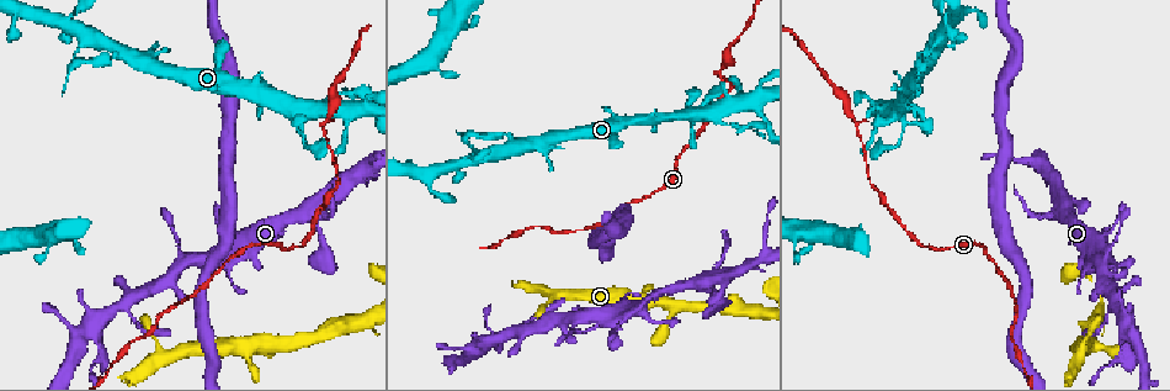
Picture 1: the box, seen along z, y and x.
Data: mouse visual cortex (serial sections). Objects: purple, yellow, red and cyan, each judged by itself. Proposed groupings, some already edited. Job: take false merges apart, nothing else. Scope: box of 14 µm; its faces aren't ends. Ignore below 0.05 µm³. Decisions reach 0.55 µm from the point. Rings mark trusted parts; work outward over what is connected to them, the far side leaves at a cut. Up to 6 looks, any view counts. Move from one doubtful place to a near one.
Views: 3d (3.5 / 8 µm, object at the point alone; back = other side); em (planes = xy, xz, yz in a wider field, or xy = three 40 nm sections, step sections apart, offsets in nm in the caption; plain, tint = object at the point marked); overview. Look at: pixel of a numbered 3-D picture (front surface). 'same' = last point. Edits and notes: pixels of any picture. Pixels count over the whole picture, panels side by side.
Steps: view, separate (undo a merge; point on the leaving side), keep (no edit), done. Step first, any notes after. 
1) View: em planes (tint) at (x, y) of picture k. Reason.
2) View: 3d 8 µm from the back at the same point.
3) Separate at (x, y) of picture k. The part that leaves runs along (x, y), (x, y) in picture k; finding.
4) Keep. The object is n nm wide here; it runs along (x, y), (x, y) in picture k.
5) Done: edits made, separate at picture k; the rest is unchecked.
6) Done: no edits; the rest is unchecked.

View: 3d 8 µm at (904, 117) of picture 1. Looks like a crossing.

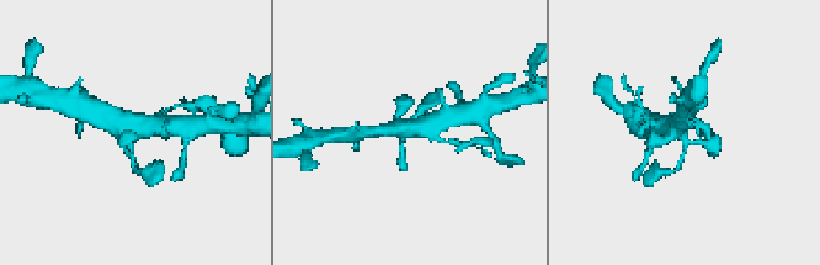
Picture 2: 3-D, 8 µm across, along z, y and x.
View: 3d 3.5 µm at (684, 133) of picture 2. Zoom in.

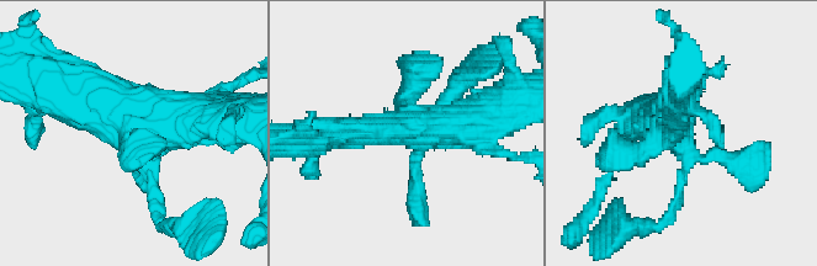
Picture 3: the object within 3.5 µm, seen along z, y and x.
View: em xy step 2 (tint) at (427, 139) of picture 3.

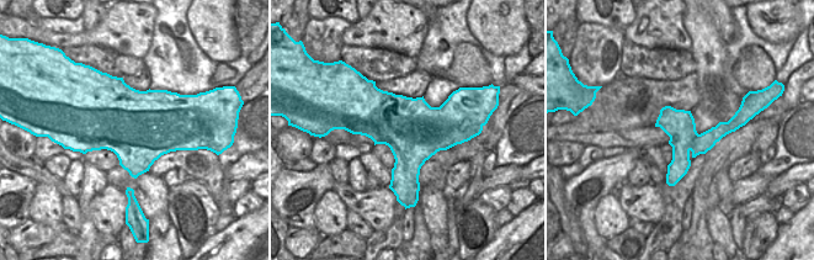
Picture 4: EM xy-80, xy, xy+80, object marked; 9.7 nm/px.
Keep. Continuous, no second cell.

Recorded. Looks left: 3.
View: 3d 3.5 µm at (854, 118) of picture 1.

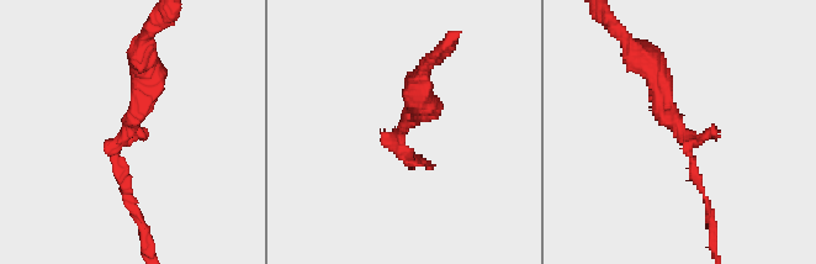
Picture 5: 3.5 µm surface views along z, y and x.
View: em xy step 1 (tint) at (405, 123) of picture 5.

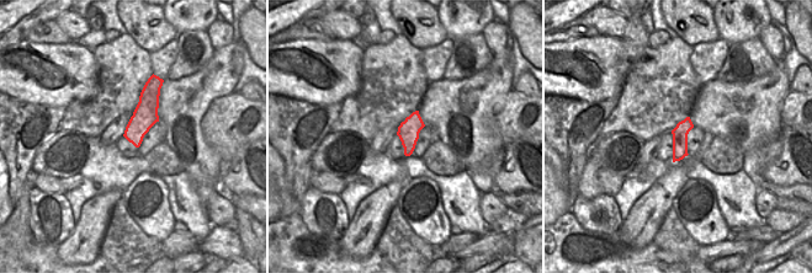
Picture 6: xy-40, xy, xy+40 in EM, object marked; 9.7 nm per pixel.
Keep. It runs along (703, 193), (690, 143), (640, 52) in picture 5; continuous, no second cell.

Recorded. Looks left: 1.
Done: no edits; the rest is unchecked.

